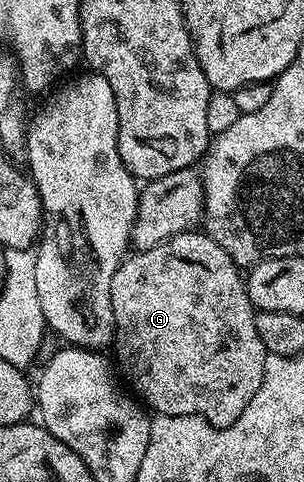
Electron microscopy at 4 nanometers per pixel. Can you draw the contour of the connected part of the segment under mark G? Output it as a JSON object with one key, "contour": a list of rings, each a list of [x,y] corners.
{"contour":[[[201,231],[180,233],[150,249],[130,252],[122,260],[120,267],[117,268],[115,275],[111,279],[112,348],[114,350],[117,349],[118,362],[116,361],[116,364],[119,369],[119,364],[121,364],[122,370],[120,369],[120,372],[123,377],[123,372],[125,372],[125,377],[129,380],[130,385],[128,388],[154,414],[201,417],[204,421],[208,421],[210,425],[216,427],[216,429],[226,429],[231,423],[235,423],[235,419],[239,419],[239,415],[243,415],[247,403],[251,403],[255,391],[259,391],[259,383],[263,383],[263,367],[267,356],[263,347],[263,339],[259,339],[259,331],[255,331],[255,319],[253,318],[255,310],[251,302],[249,302],[249,292],[245,290],[245,282],[246,278],[243,276],[242,270],[231,259],[231,255],[227,255],[227,251],[223,251],[223,247],[219,247],[219,243],[215,243],[212,237]]]}

